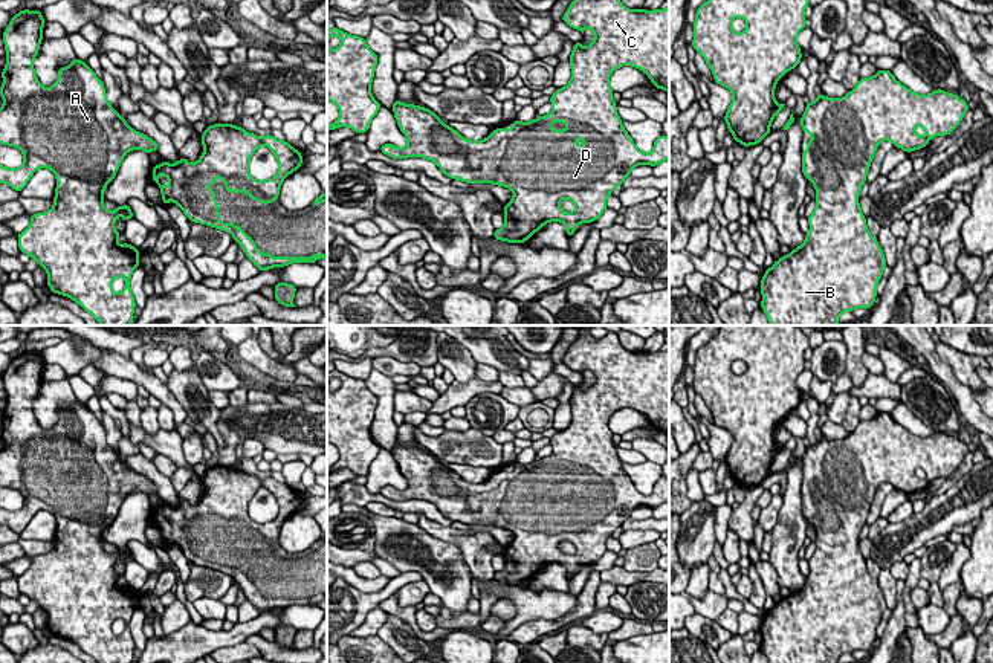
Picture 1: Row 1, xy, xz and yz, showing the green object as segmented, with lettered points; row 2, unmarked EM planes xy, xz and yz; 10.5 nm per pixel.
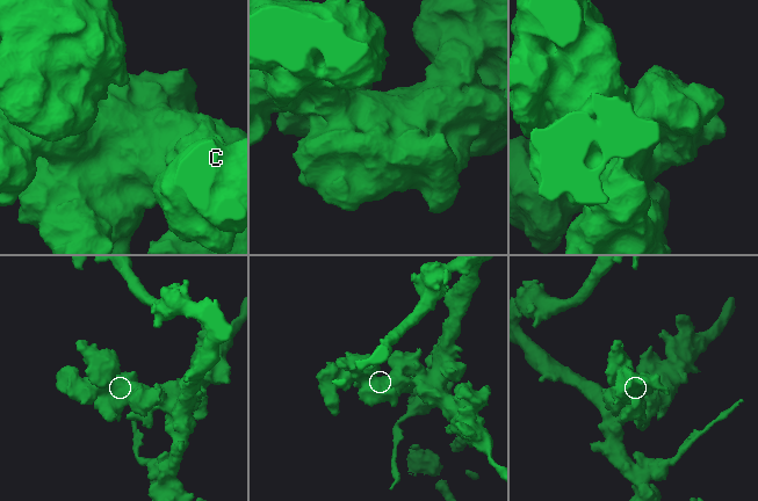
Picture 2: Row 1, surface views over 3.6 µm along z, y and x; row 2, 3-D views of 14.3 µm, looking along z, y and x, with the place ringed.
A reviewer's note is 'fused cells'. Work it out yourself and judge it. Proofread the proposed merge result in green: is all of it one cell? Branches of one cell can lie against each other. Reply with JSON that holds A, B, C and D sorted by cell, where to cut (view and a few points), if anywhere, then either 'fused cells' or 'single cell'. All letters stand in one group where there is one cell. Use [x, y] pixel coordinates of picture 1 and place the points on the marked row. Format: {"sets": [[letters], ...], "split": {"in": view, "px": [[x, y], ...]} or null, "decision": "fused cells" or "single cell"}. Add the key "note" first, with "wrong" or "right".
{"note": "wrong", "sets": [["A", "B", "C", "D"]], "split": null, "decision": "single cell"}

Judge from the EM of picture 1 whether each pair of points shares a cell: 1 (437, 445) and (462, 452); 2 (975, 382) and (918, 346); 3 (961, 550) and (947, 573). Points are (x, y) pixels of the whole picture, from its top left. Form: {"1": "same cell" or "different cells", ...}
{"1": "same cell", "2": "different cells", "3": "same cell"}

